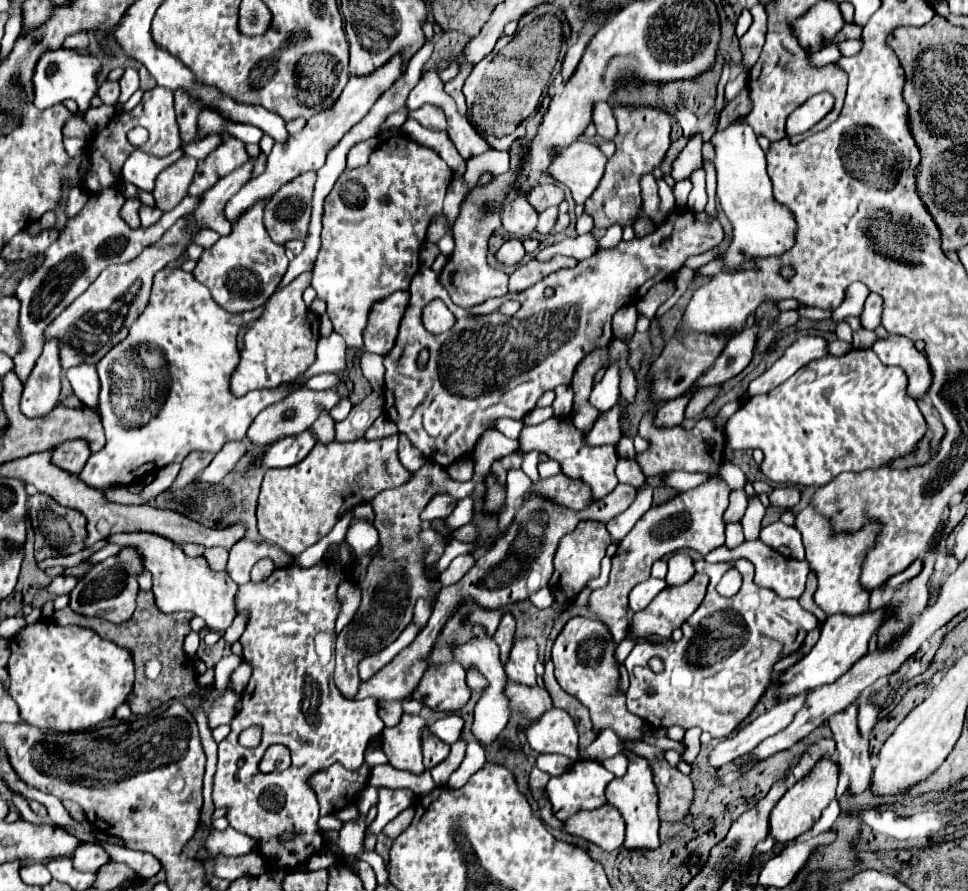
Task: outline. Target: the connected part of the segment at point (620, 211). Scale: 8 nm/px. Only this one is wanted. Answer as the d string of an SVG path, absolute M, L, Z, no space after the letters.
M616 107L614 115L618 121L618 133L614 137L616 153L608 159L606 173L600 185L584 203L584 213L588 213L594 219L596 229L608 229L614 223L630 225L630 221L636 217L638 207L642 205L638 181L644 173L652 173L652 169L660 165L670 145L672 117L666 113L666 109Z

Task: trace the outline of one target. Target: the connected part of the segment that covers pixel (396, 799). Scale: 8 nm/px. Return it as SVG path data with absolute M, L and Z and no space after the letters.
M378 787L378 815L370 823L368 833L380 835L382 827L392 821L400 811L412 806L413 793L409 789L390 789L390 787Z

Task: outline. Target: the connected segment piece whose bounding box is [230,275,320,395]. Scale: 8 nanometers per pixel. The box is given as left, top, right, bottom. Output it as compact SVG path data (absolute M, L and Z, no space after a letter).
M308 277L294 279L288 287L278 289L262 313L260 319L244 335L244 349L238 363L238 371L230 379L230 387L238 395L248 391L274 387L282 381L294 381L316 361L316 343L320 339L320 319L302 301L302 291L308 287Z

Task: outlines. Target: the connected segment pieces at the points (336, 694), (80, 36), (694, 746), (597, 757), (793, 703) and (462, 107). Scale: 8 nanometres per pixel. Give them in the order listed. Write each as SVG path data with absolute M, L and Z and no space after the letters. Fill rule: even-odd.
M320 561L314 567L280 567L274 573L260 581L248 581L238 587L236 593L236 611L248 613L246 629L240 637L244 647L244 661L252 667L252 677L248 687L242 693L242 709L232 721L230 735L218 743L218 771L214 775L214 807L226 807L226 819L232 823L236 831L242 831L258 841L260 853L268 859L268 867L286 867L296 869L304 865L310 855L318 853L324 847L324 837L316 825L318 821L318 799L314 791L308 791L310 777L332 763L340 761L346 769L356 771L364 763L364 749L370 739L378 737L384 729L384 721L378 715L378 701L374 697L366 697L362 701L350 701L342 697L338 687L334 685L334 621L338 615L336 589L346 579L344 567L336 567L328 561ZM250 725L262 725L262 743L254 749L246 749L238 743L238 735ZM284 743L290 747L292 765L282 773L262 773L258 763L264 751L274 745ZM286 829L298 829L298 837L292 843L278 841L278 833Z
M76 33L74 37L68 37L64 41L64 47L68 49L80 49L80 51L88 51L88 45L90 45L90 39L86 33Z
M692 727L686 731L686 737L684 737L684 743L686 743L686 753L682 755L684 761L694 761L696 755L700 753L700 735L702 735L702 729L698 727Z
M606 731L596 737L596 741L588 749L580 749L580 759L592 759L592 761L604 761L608 757L614 757L622 751L622 741L618 741L614 731Z
M810 691L778 703L774 709L766 711L764 715L754 719L750 725L746 725L736 737L730 737L730 739L718 743L716 749L710 753L710 765L712 767L726 765L728 761L756 749L766 737L786 729L786 725L790 725L790 721L794 721L794 715L798 713L798 709L804 707L808 693Z
M462 65L462 67L460 67L460 73L458 73L450 83L446 83L446 93L448 93L450 97L454 97L460 115L466 115L466 99L464 99L464 93L462 93L462 85L464 85L468 73L472 71L472 67L474 67L474 65Z

